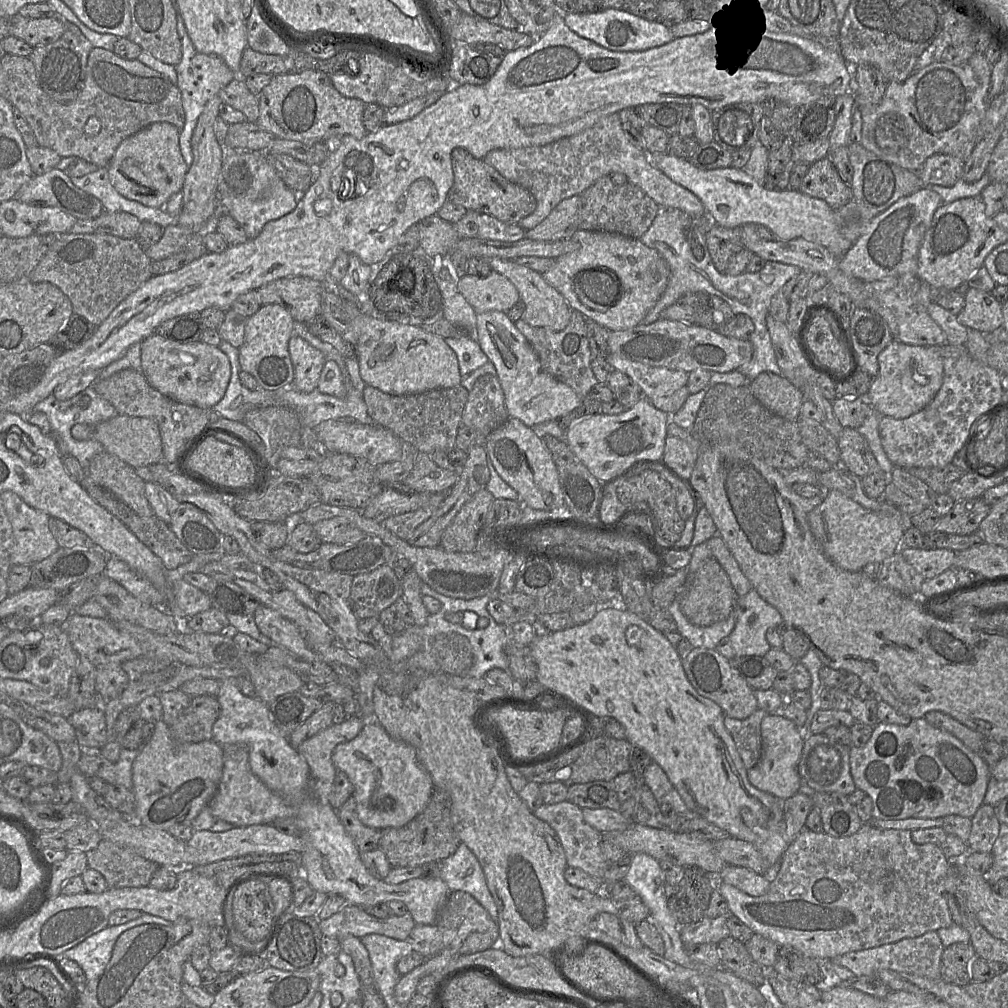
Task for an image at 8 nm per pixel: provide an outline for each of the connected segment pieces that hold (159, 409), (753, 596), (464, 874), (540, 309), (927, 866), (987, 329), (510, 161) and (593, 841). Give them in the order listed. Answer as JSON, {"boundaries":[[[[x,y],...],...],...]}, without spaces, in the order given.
{"boundaries":[[[[121,370],[106,379],[97,380],[91,386],[102,398],[110,402],[119,414],[148,417],[157,422],[162,440],[163,461],[168,465],[173,465],[186,440],[209,424],[210,409],[183,404],[163,395],[149,384],[142,371]]],[[[754,588],[746,595],[737,597],[734,610],[725,620],[708,627],[694,626],[689,623],[680,610],[680,601],[681,596],[677,595],[672,604],[666,609],[676,622],[677,632],[688,639],[694,648],[715,649],[722,638],[729,636],[735,657],[763,657],[771,648],[766,639],[767,630],[771,627],[780,627],[784,623],[779,611],[767,603]]],[[[460,842],[456,851],[442,860],[440,878],[449,890],[471,894],[498,923],[498,910],[487,886],[483,869],[474,853]]],[[[498,257],[485,259],[492,270],[508,278],[517,288],[520,300],[525,305],[522,319],[531,326],[545,327],[552,331],[561,331],[570,322],[572,308],[565,298],[550,284],[546,282],[542,274],[530,268],[516,263],[514,260],[506,260]]],[[[863,823],[853,835],[835,838],[828,834],[815,833],[804,828],[797,838],[785,850],[780,862],[774,866],[770,877],[770,886],[766,894],[758,897],[750,896],[738,888],[716,880],[716,887],[728,904],[729,914],[737,917],[753,933],[776,943],[779,947],[790,946],[804,955],[825,961],[832,960],[848,952],[866,950],[882,945],[895,943],[906,938],[915,938],[930,931],[950,927],[954,922],[951,917],[947,899],[944,894],[945,880],[952,862],[945,857],[938,844],[916,844],[911,838],[911,831],[875,828]]],[[[969,288],[964,299],[963,309],[956,315],[961,325],[981,333],[999,332],[1003,328],[1002,304],[991,292]]],[[[618,113],[604,116],[590,128],[555,142],[527,148],[496,149],[488,152],[483,160],[535,197],[535,211],[518,223],[525,231],[540,224],[562,200],[581,194],[599,178],[614,172],[624,174],[629,183],[640,188],[660,208],[679,209],[693,219],[703,219],[706,215],[699,198],[668,178],[651,163],[644,149],[629,141]]],[[[565,800],[554,804],[543,803],[532,812],[555,830],[564,848],[568,866],[580,868],[597,880],[604,882],[604,876],[609,866],[601,852],[603,834],[585,822],[582,808]]]]}

